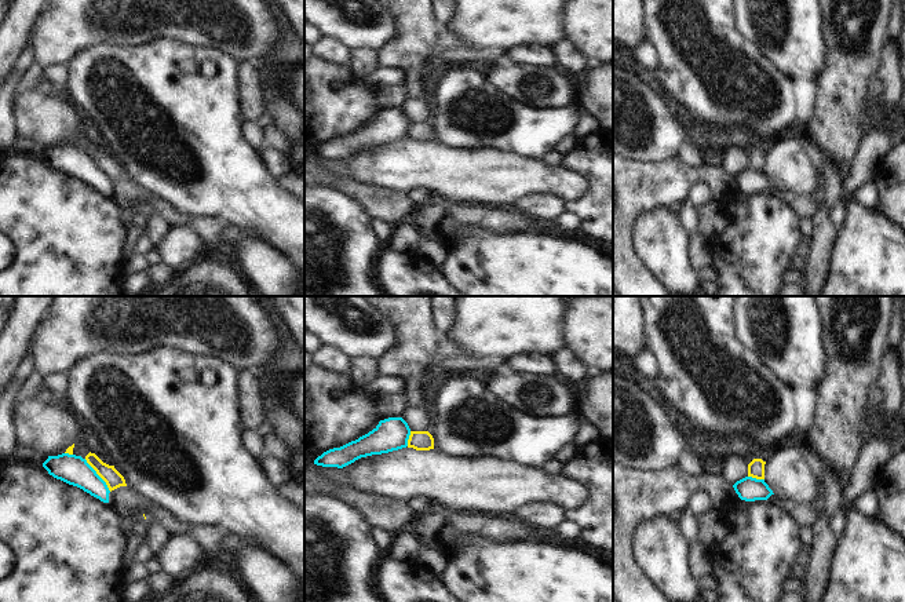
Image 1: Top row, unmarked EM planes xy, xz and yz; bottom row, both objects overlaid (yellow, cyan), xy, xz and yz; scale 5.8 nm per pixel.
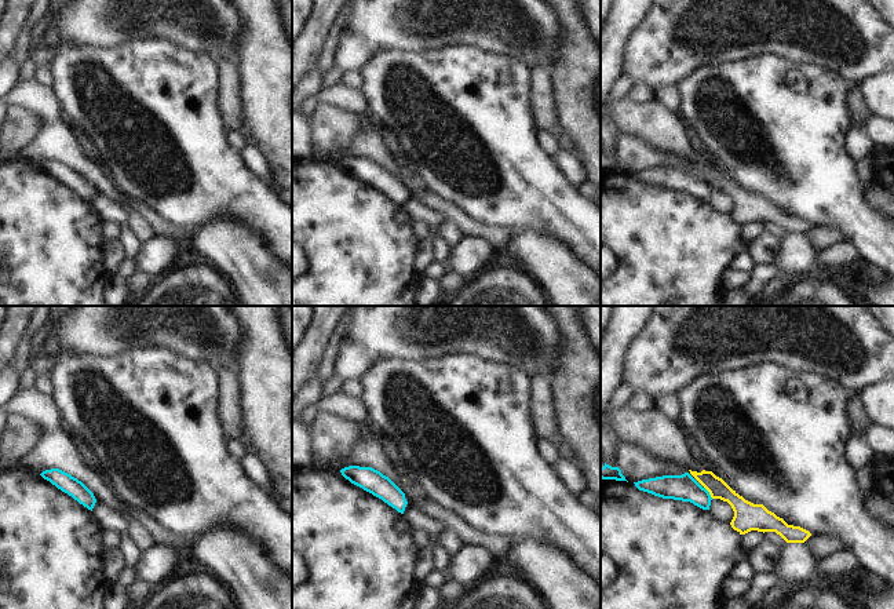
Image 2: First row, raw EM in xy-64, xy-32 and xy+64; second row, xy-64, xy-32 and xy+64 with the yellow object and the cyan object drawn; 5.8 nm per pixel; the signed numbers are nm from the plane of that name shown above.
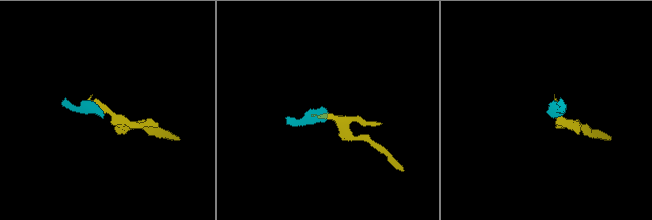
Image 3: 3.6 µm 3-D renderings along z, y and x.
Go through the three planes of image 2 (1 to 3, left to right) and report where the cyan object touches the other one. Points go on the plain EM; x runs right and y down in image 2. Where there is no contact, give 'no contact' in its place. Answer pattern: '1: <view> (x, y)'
1: no contact
2: no contact
3: xy+64 (708, 182)

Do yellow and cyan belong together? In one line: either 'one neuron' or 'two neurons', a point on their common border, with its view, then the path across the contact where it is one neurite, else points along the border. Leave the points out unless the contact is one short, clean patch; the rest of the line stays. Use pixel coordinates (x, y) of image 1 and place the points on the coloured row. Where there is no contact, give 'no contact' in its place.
two neurons; contact xy (98, 474); border xy (84, 459), (110, 491)

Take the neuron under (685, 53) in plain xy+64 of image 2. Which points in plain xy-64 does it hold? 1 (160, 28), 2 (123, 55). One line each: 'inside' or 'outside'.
1: inside
2: outside

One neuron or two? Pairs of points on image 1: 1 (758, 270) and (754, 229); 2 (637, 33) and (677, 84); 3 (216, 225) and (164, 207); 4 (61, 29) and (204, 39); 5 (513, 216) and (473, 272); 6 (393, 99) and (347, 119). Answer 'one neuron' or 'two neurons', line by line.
1: one neuron
2: two neurons
3: one neuron
4: one neuron
5: two neurons
6: two neurons

